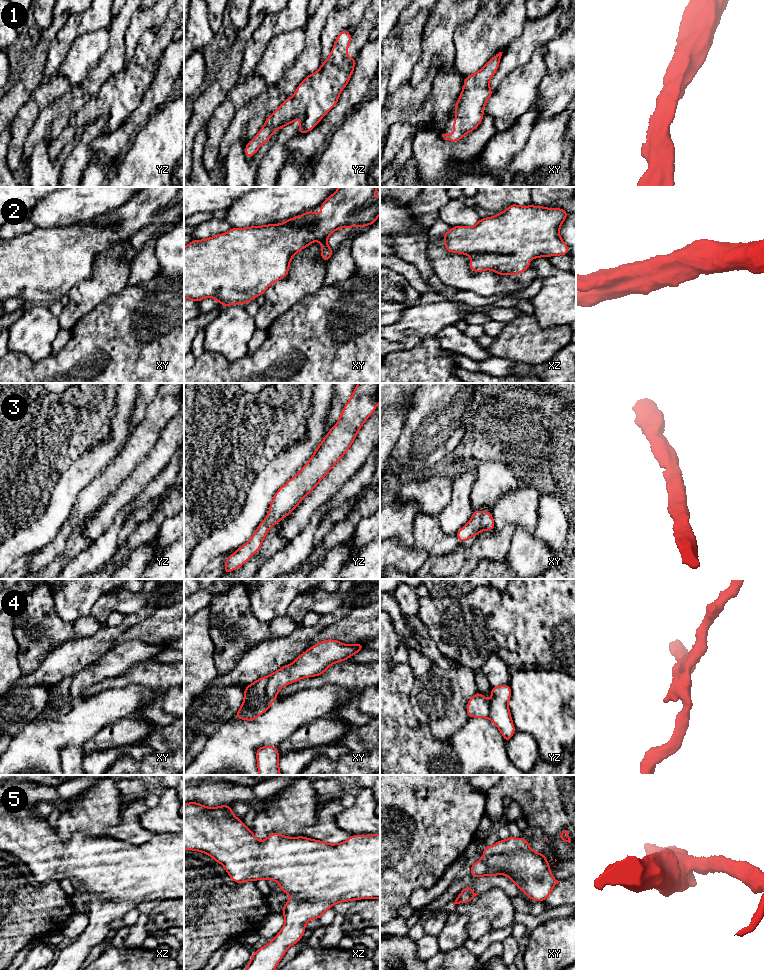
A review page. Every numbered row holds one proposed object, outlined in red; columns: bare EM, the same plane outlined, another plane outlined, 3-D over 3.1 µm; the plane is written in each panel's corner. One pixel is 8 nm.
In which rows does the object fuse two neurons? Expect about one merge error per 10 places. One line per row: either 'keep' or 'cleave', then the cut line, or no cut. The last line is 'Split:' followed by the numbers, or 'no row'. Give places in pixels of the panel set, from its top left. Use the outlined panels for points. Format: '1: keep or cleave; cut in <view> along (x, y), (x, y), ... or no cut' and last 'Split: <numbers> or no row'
1: keep; no cut
2: keep; no cut
3: keep; no cut
4: cleave; cut in xy along (267, 676), (267, 696), (272, 701)
5: keep; no cut
Split: 4

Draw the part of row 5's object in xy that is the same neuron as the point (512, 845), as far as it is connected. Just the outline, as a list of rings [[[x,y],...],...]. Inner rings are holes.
[[[514,838],[499,840],[492,846],[483,847],[484,857],[476,861],[469,874],[473,877],[507,875],[519,888],[525,892],[531,901],[545,901],[552,893],[553,888],[560,881],[556,880],[550,872],[551,866],[543,853],[536,853],[527,843],[527,838]]]

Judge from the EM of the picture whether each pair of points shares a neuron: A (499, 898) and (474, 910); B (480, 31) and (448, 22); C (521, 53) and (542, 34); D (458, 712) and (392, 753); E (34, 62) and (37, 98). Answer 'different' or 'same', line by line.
A: same
B: different
C: same
D: different
E: different

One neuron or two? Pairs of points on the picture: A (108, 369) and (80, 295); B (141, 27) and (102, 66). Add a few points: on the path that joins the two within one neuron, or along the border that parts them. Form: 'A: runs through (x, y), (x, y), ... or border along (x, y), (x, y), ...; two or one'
A: border along (106, 299), (99, 302), (70, 329); two
B: border along (130, 20), (124, 36), (125, 62); two

